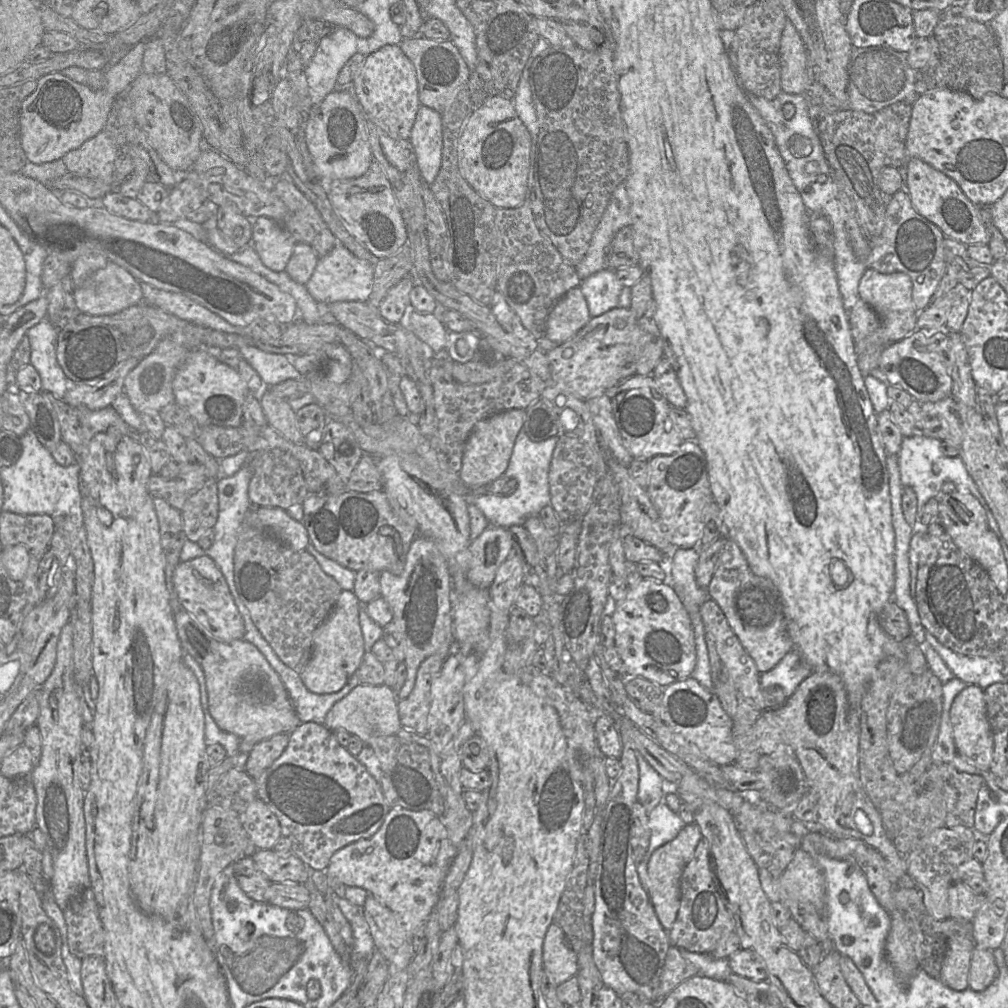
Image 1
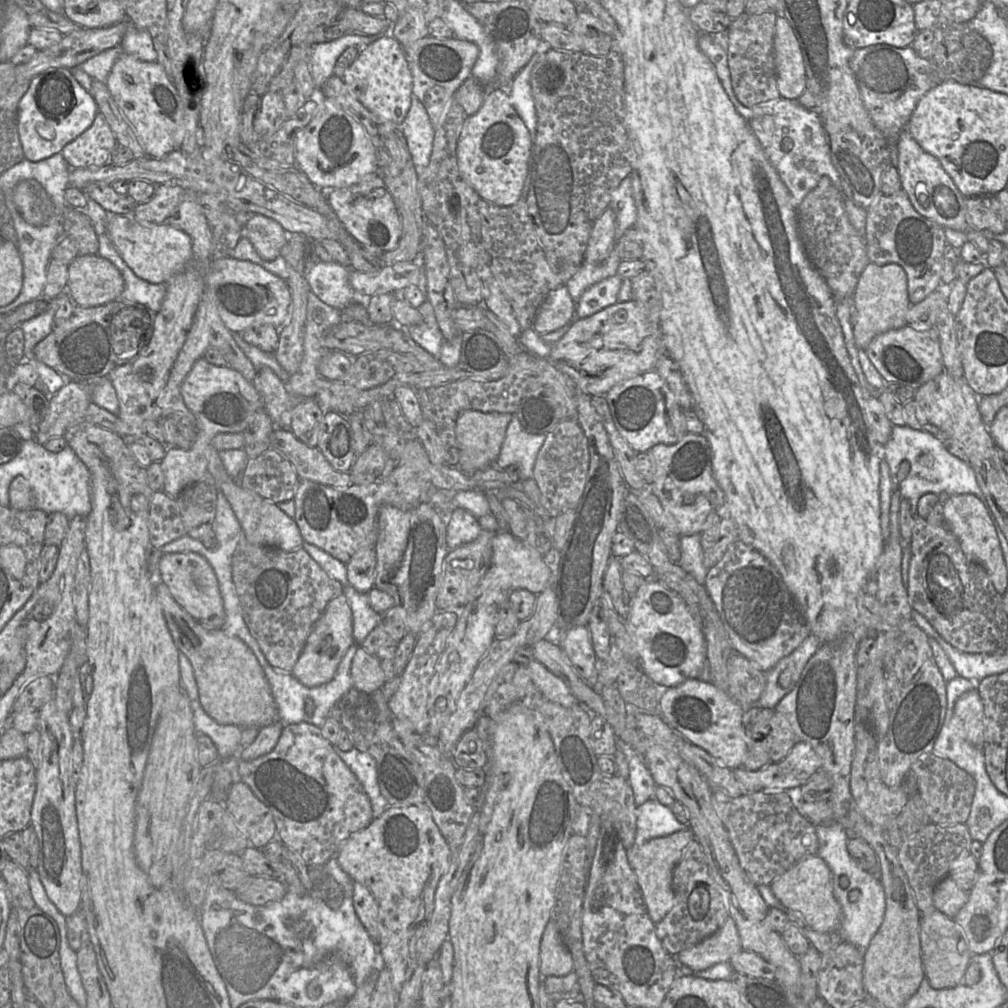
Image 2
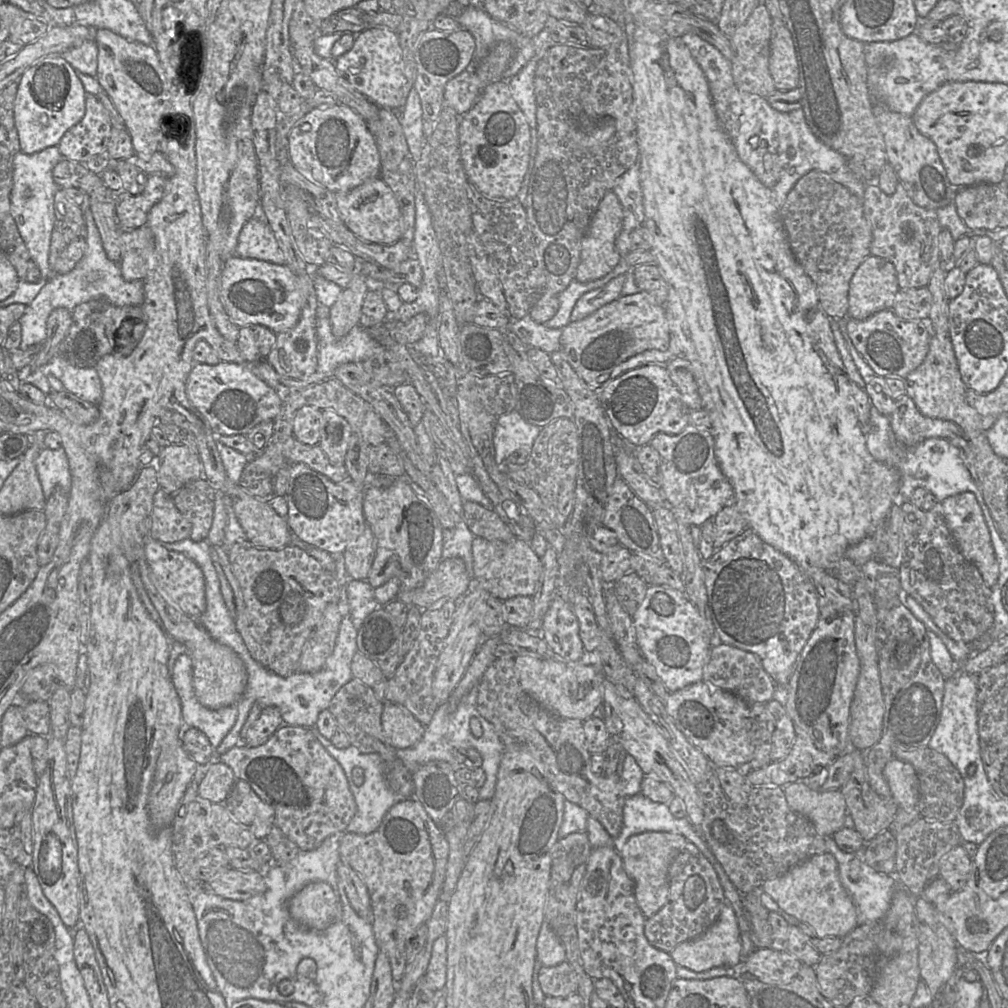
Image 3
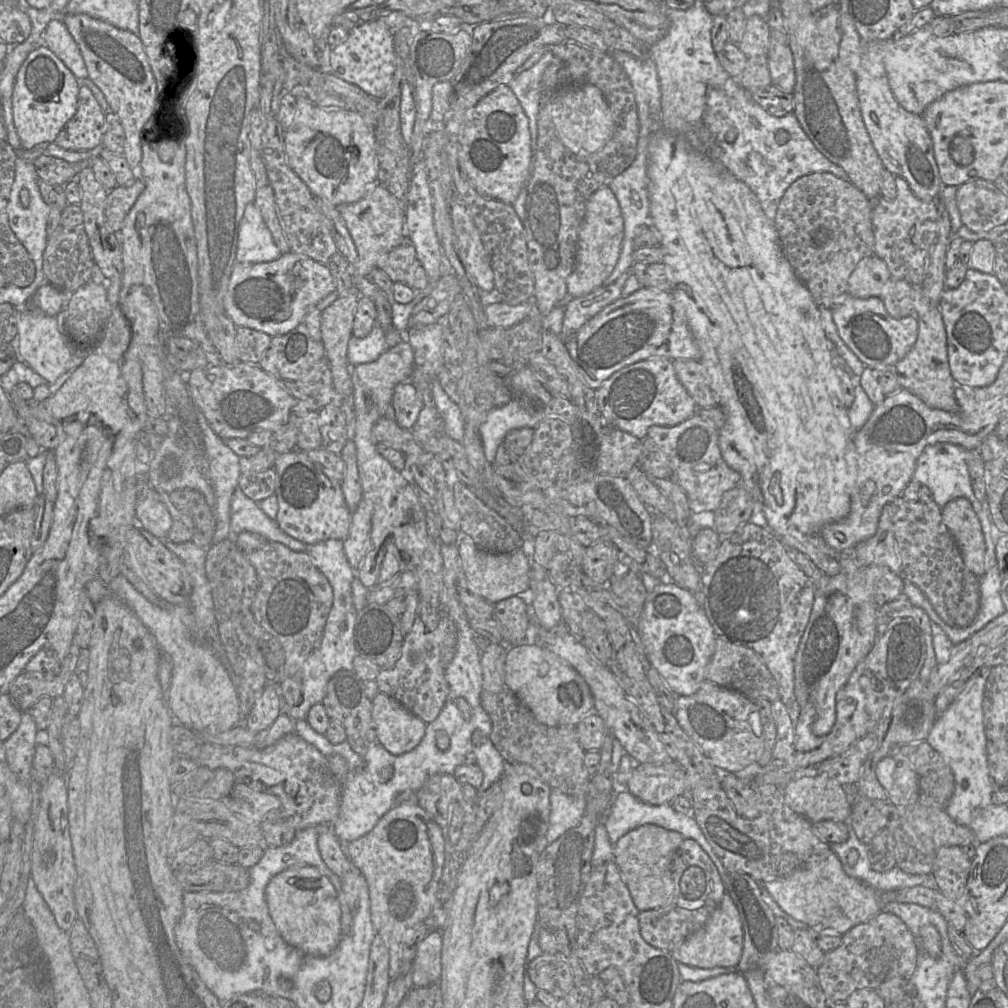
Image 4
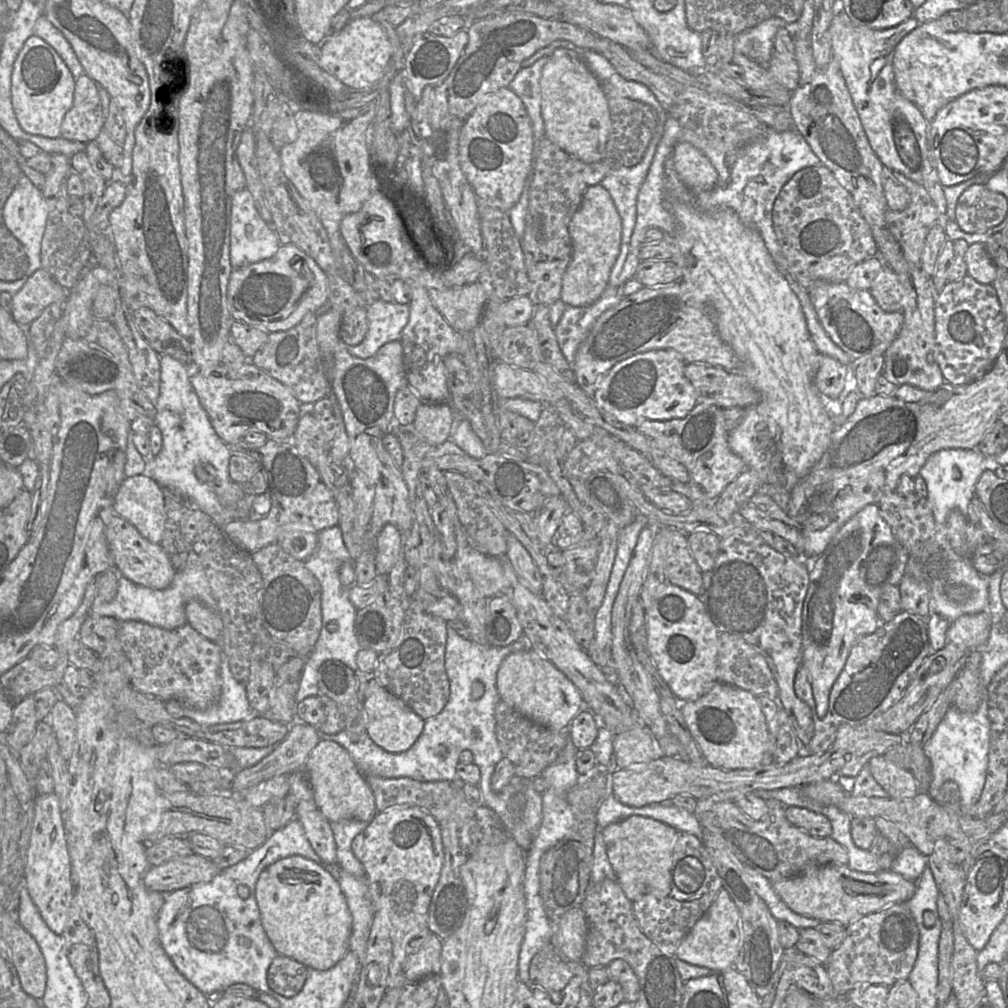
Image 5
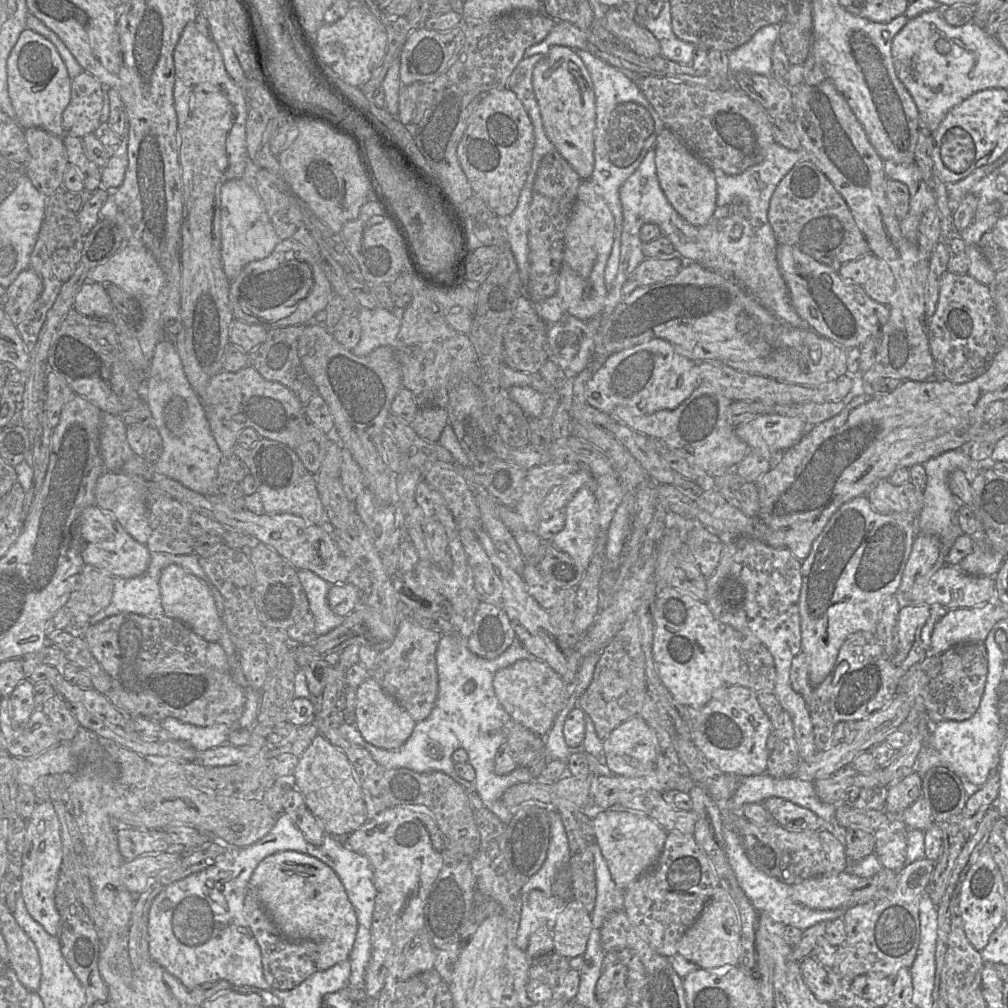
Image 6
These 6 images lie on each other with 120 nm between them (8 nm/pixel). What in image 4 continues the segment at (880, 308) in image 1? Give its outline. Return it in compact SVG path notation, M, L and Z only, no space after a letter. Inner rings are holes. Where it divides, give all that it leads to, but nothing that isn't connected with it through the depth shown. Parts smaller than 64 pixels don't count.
M872 255L863 260L851 273L847 293L855 298L880 297L890 278L886 263Z

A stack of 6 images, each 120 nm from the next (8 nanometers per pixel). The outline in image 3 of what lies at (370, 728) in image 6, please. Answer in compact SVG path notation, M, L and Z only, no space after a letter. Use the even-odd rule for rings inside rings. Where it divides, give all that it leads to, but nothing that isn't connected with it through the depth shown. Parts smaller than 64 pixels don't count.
M383 702L381 723L385 737L396 750L415 745L425 730L405 707L390 702Z

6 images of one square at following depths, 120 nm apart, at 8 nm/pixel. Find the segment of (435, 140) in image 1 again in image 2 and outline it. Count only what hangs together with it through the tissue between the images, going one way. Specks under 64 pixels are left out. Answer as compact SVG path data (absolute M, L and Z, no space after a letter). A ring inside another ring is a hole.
M412 94L411 106L399 125L411 154L416 173L419 176L428 166L435 136L429 115L421 101Z

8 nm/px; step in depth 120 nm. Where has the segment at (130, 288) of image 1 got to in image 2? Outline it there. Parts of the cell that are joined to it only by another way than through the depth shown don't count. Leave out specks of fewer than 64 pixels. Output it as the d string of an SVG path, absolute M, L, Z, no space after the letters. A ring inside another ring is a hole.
M77 255L68 265L67 289L77 306L90 308L117 300L124 280L109 260L98 255Z

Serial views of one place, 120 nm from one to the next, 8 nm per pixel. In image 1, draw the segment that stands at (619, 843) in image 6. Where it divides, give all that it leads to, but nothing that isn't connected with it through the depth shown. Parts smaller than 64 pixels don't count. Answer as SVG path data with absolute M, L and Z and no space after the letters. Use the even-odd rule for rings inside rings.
M692 823L684 826L677 837L657 848L647 864L648 896L654 911L667 932L672 927L680 906L680 878L685 866L693 858L695 849L703 836L699 826Z

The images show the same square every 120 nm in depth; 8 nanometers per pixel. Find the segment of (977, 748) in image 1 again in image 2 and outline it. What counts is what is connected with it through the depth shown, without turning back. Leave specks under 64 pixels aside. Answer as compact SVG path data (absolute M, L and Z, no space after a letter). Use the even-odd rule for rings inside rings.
M977 689L961 695L954 705L954 714L960 721L961 734L972 745L982 748L984 744L984 706Z

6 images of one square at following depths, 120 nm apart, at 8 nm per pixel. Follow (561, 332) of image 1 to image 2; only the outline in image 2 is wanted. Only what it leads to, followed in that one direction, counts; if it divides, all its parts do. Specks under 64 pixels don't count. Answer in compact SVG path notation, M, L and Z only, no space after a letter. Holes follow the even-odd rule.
M562 285L546 296L536 313L533 328L538 334L558 330L576 319L575 309L567 287Z

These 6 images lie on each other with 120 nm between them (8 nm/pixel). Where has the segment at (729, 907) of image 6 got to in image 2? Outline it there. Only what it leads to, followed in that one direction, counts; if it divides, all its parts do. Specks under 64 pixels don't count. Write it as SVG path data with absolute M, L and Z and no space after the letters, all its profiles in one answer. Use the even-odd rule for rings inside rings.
M729 916L712 936L679 952L675 959L693 971L702 971L730 959L742 950L735 921Z

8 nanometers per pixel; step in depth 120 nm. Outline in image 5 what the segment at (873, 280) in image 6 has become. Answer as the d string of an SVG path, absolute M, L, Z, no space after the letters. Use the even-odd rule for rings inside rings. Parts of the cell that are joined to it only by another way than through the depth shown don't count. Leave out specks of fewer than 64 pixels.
M883 266L872 282L869 292L884 311L902 312L904 287L897 274L889 266Z

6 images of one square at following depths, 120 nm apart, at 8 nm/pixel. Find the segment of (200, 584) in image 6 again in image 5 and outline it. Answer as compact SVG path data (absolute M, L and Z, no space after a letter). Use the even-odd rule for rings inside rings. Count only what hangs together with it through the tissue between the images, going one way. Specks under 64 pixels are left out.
M191 600L185 606L187 623L209 641L221 638L221 619L198 600Z

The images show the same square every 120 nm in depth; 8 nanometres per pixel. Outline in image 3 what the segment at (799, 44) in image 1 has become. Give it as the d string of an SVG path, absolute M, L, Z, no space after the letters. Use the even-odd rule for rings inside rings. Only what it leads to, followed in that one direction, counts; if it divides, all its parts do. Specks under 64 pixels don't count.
M772 20L769 71L778 91L787 92L799 86L799 69L792 37L780 20Z

